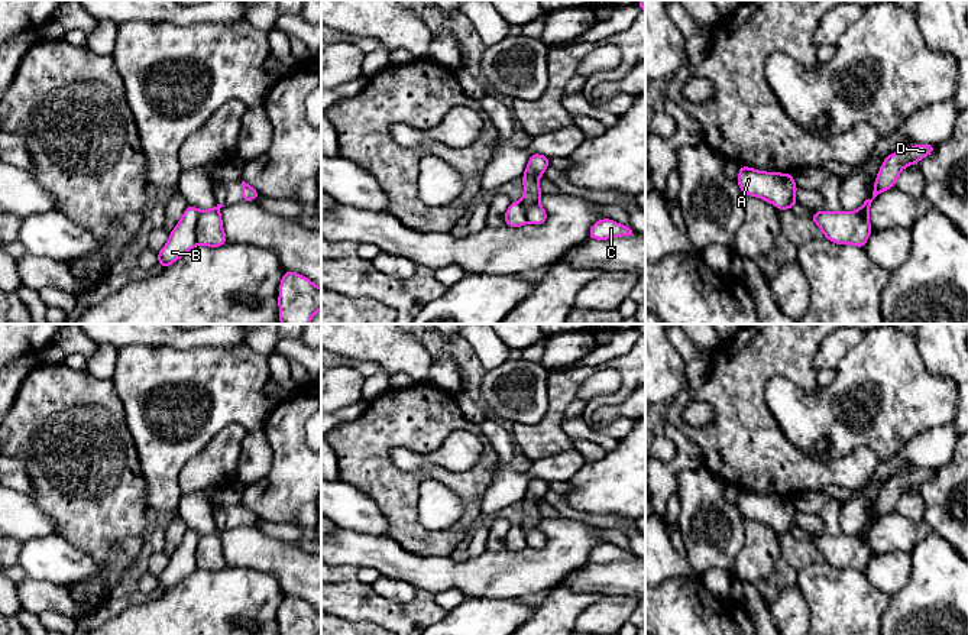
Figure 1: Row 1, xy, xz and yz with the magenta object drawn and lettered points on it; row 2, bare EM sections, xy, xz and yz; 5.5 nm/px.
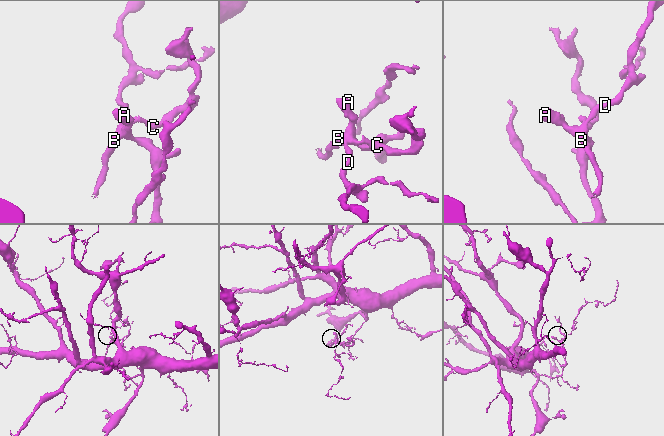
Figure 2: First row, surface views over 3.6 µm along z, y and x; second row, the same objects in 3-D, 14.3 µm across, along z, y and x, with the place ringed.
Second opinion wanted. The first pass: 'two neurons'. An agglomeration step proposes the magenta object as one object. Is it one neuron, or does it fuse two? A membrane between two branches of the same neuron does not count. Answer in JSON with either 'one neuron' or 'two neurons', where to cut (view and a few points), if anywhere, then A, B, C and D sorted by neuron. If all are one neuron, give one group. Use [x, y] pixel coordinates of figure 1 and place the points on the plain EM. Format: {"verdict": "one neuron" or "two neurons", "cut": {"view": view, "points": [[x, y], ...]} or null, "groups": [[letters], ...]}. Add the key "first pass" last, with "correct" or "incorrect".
{"verdict": "two neurons", "cut": {"view": "xy", "points": [[201, 535], [197, 544], [196, 567]]}, "groups": [["A", "C"], ["B", "D"]], "first pass": "correct"}

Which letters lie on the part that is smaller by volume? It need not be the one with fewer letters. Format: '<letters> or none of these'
B, D

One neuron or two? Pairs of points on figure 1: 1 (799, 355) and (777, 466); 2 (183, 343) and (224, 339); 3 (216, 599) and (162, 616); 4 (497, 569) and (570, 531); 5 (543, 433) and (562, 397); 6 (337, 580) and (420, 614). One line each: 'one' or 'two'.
1: one
2: one
3: one
4: one
5: one
6: one

